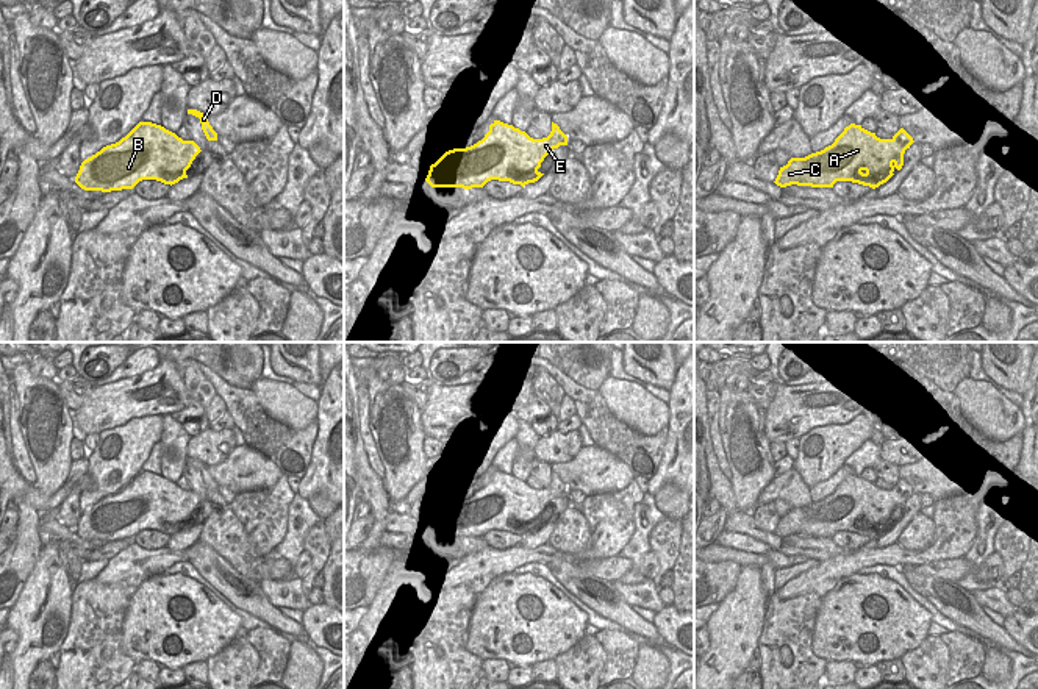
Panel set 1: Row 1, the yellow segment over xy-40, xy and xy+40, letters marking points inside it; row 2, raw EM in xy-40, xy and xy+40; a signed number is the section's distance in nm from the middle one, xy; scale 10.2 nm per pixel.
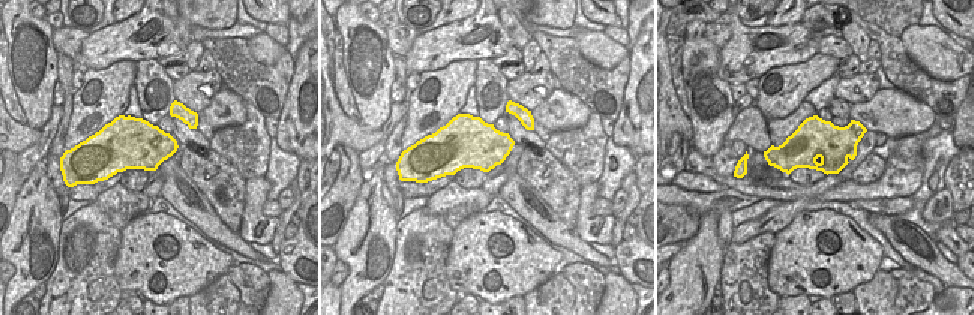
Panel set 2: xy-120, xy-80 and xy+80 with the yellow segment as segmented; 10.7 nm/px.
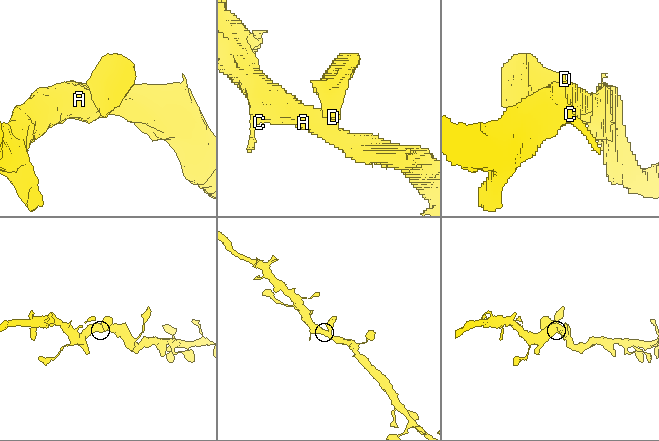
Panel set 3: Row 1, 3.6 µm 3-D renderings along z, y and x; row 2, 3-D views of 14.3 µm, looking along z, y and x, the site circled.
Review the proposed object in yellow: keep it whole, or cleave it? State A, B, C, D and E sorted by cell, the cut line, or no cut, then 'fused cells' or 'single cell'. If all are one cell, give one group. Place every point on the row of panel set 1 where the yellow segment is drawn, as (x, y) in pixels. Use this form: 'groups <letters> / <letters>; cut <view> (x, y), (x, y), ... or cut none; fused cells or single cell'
groups A B C D E; cut none; single cell

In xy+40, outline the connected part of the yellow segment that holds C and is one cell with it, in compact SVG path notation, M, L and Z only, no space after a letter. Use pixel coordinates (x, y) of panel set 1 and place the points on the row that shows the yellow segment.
M850 123L821 152L791 158L780 167L775 184L833 187L836 181L852 181L872 189L886 183L904 166L904 153L913 137L900 128L891 139L880 139L861 125Z

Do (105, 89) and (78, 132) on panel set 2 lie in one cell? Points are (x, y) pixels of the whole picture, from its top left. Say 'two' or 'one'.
one

